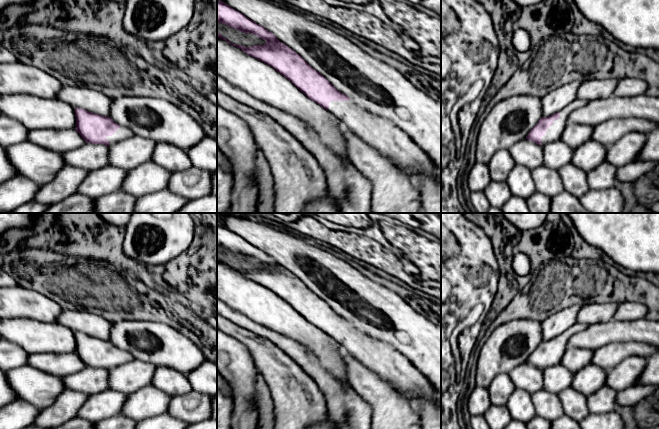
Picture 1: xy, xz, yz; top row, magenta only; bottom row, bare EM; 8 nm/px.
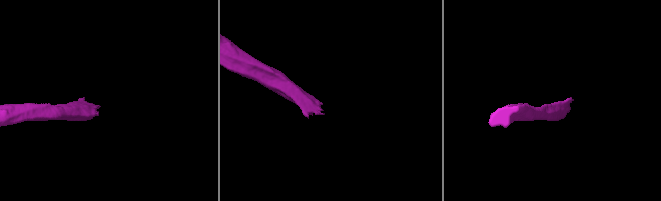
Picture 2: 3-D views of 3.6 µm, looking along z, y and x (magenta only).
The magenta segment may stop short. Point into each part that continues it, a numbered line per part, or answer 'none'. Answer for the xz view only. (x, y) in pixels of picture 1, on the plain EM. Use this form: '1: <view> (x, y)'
1: xz (382, 358)

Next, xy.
1: xy (122, 357)

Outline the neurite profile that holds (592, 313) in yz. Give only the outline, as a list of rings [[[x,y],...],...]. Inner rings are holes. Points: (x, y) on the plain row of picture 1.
[[[584,303],[577,314],[577,323],[593,325],[608,322],[613,319],[617,306],[615,303]]]

